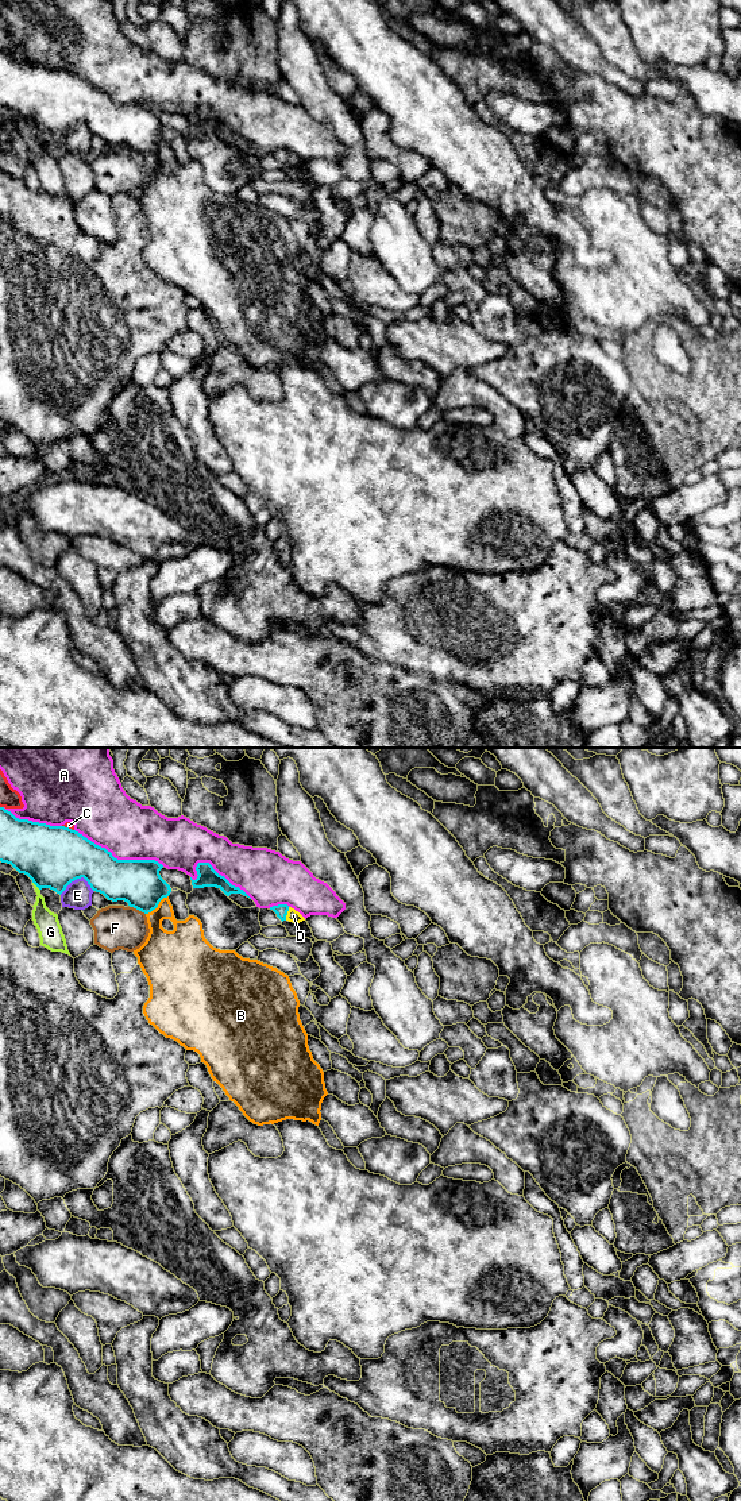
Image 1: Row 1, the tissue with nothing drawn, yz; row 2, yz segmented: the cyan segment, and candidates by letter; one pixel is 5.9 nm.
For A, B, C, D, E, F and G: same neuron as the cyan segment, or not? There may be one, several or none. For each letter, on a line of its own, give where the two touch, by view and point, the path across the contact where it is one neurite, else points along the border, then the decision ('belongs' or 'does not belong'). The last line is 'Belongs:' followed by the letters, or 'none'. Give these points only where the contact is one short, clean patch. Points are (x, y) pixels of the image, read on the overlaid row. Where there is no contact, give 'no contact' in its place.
A: yz (119, 860) | does not belong
B: yz (157, 906) | along yz (168, 895), (146, 914) | does not belong
C: yz (68, 828) | does not belong
D: yz (286, 914) | across yz (281, 910), (286, 914), (293, 915) | belongs
E: yz (77, 878) | along yz (93, 890), (83, 878), (77, 878), (60, 894) | does not belong
F: yz (138, 909) | does not belong
G: yz (35, 884) | does not belong
Belongs: D

